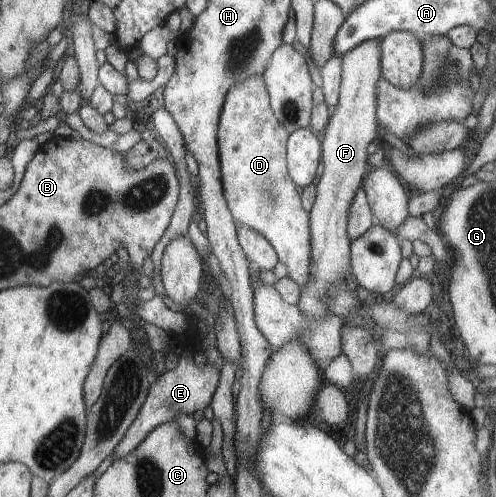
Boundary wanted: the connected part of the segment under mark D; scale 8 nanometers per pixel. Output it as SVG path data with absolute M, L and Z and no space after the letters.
M252 75L246 81L237 82L233 86L229 97L226 98L225 109L222 110L219 131L222 183L229 209L233 213L236 225L252 227L273 244L281 262L288 269L288 277L294 279L301 289L304 289L312 274L313 244L310 231L312 216L303 206L300 193L296 189L297 184L294 183L289 171L289 134L273 110L263 76Z

